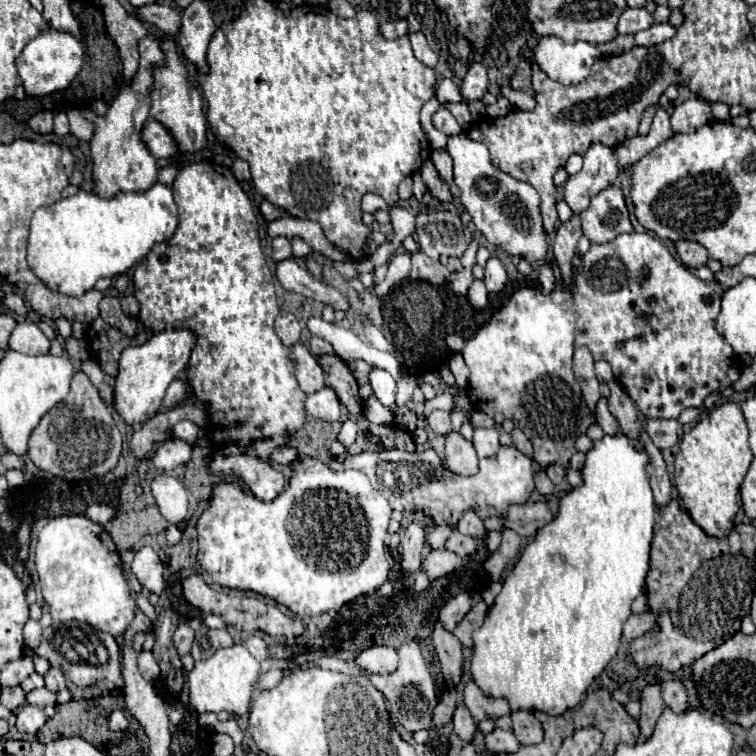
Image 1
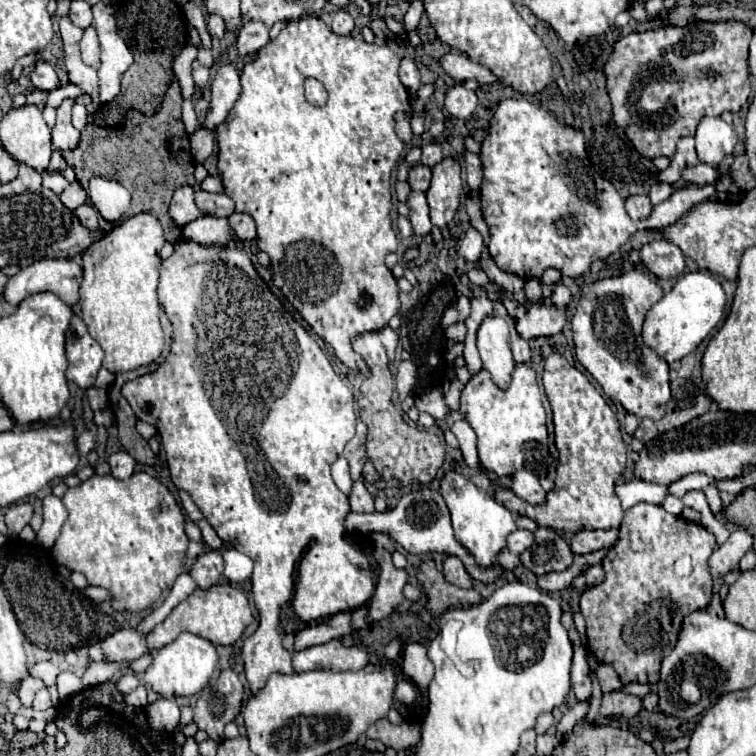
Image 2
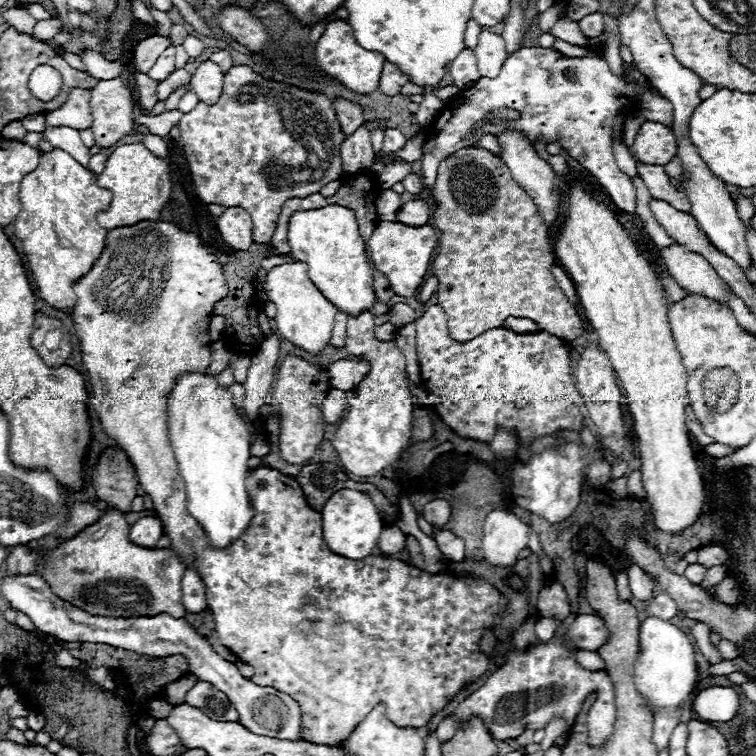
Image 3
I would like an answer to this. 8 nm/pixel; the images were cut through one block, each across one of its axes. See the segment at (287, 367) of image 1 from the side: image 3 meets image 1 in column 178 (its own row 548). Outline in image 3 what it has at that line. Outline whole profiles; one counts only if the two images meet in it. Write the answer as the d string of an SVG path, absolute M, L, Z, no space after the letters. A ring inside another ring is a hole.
M142 220L132 226L118 226L114 230L108 230L106 242L104 242L104 252L98 256L96 264L90 268L88 274L84 274L80 280L72 284L72 290L76 292L76 304L72 308L72 320L76 328L76 336L80 340L80 350L82 350L82 362L90 378L92 397L89 400L89 408L98 414L100 424L104 432L116 440L116 444L126 452L126 456L132 460L136 468L136 478L140 486L144 488L146 494L152 496L154 510L164 522L164 534L170 538L170 548L176 552L176 556L182 560L182 564L196 568L198 576L202 578L206 586L206 600L208 608L214 616L216 622L216 634L224 646L228 646L242 662L250 664L254 668L254 676L250 678L258 686L272 686L288 696L292 696L300 708L302 708L302 730L300 736L312 744L328 744L328 746L340 746L342 742L348 740L348 736L354 732L354 728L368 716L368 712L376 704L386 706L386 716L396 724L398 728L422 728L428 726L432 716L446 708L448 702L454 700L454 696L462 690L468 688L472 682L480 680L488 668L490 660L484 652L480 652L480 638L484 630L492 630L496 624L502 622L502 616L508 608L508 600L486 580L476 578L472 574L458 576L458 574L428 574L426 570L420 570L412 564L406 564L402 560L392 560L388 556L366 556L364 560L352 560L340 554L334 554L328 550L324 536L322 536L322 516L304 500L302 488L296 482L294 476L286 476L274 468L250 468L246 476L246 492L250 498L250 504L254 508L254 516L250 520L250 526L236 538L230 546L226 548L212 548L206 532L200 528L200 524L190 516L188 512L188 500L186 500L186 488L184 480L178 474L176 458L168 440L168 428L166 428L166 398L176 382L176 378L184 372L206 372L210 366L210 336L208 336L208 326L210 318L214 316L214 304L222 300L228 292L226 278L222 274L222 268L216 260L214 254L210 254L198 240L196 234L180 230L172 222L164 220Z

